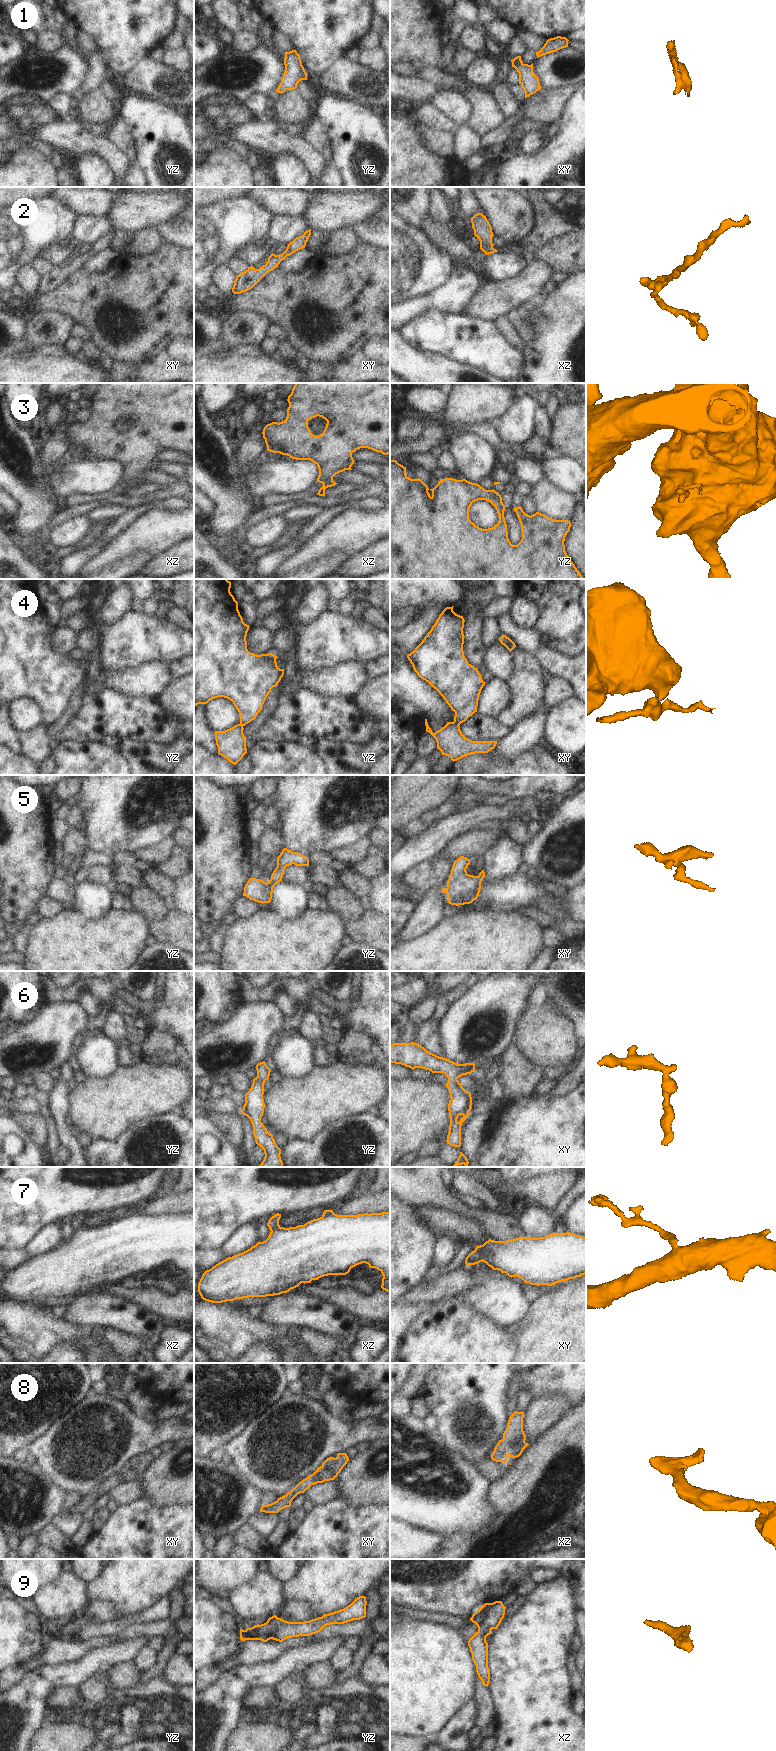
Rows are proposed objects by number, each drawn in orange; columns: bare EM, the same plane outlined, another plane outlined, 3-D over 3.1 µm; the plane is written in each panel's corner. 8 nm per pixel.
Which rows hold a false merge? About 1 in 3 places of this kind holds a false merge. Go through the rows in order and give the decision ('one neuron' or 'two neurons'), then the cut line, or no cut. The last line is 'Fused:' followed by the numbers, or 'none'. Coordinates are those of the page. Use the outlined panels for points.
1: one neuron; no cut
2: two neurons; cut in xz along (480, 242), (492, 247)
3: two neurons; cut in xz along (319, 489), (324, 491)
4: two neurons; cut in xy along (453, 721), (459, 724)
5: one neuron; no cut
6: one neuron; no cut
7: one neuron; no cut
8: one neuron; no cut
9: one neuron; no cut
Fused: 2, 3, 4

